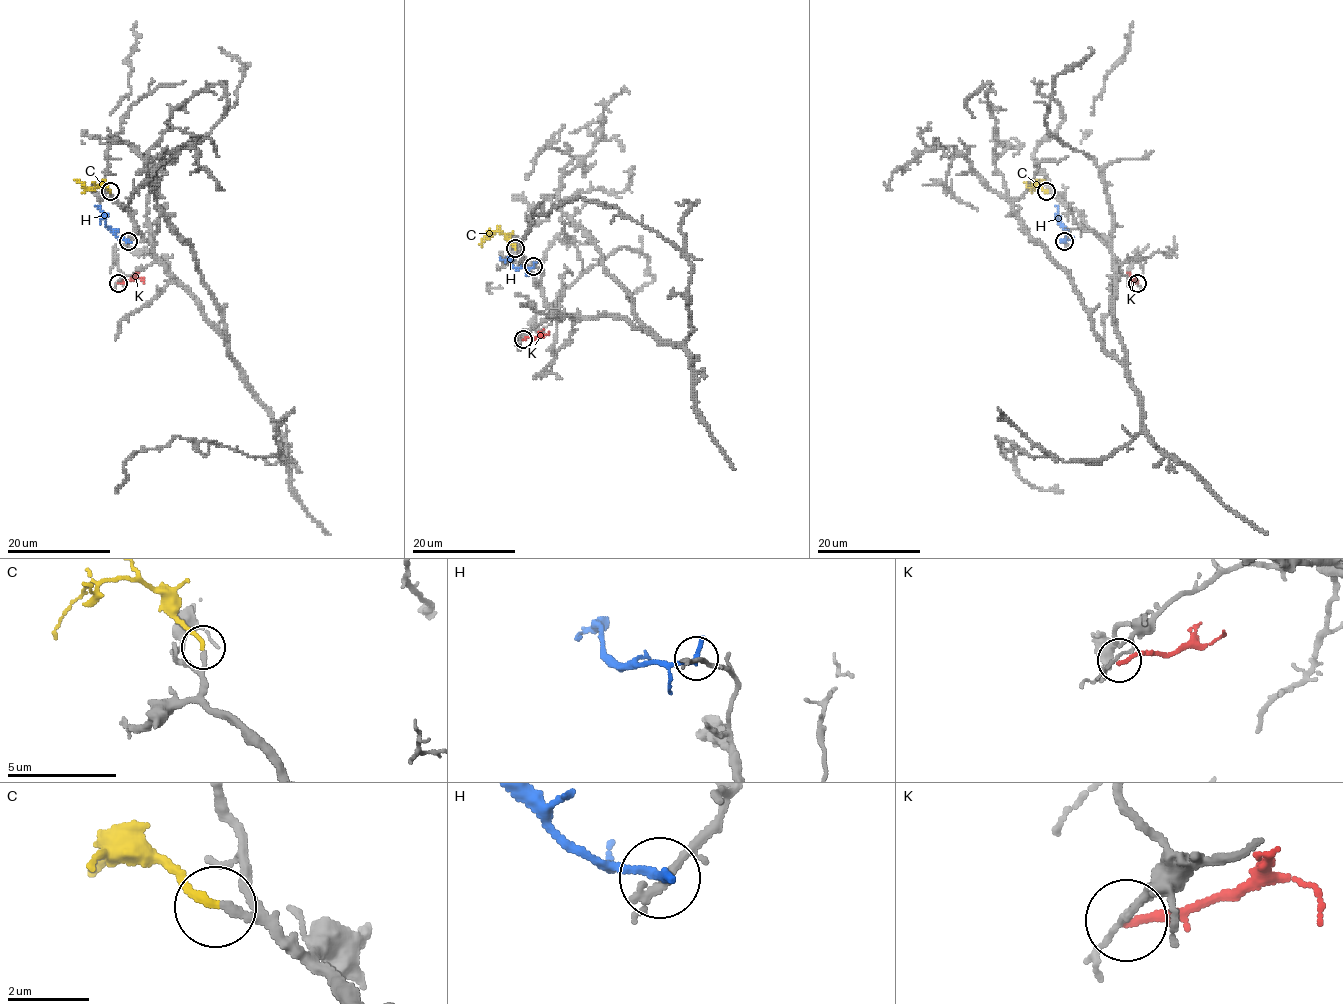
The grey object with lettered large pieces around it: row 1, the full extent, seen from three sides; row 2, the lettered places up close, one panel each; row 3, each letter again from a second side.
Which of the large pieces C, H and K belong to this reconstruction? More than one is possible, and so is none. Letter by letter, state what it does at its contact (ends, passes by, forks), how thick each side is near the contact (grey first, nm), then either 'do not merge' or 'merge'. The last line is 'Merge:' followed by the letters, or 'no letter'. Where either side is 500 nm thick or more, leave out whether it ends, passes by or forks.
C: it ends | 160/190 nm | merge
H: it ends | 160/280 nm | do not merge
K: it ends | 100/190 nm | do not merge
Merge: C

